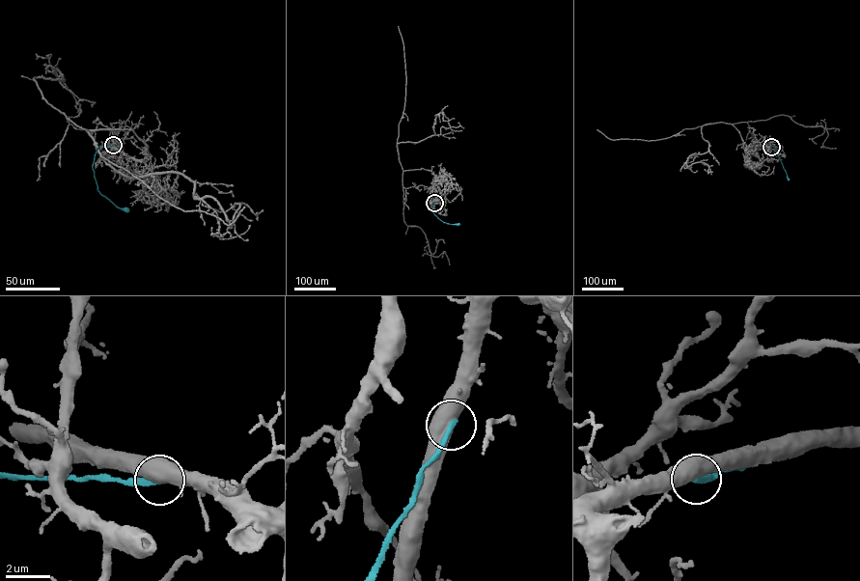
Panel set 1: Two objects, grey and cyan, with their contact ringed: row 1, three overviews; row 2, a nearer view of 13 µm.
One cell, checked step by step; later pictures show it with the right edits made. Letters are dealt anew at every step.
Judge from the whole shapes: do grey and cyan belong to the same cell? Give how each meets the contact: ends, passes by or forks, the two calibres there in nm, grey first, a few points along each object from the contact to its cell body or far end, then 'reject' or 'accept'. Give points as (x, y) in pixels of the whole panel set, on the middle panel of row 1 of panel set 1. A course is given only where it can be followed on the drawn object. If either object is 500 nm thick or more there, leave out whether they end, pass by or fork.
750/260 nm | grey via (434, 203), (431, 172), (422, 168), (404, 171), (399, 160), (397, 139), (406, 78), (398, 26) | cyan via (434, 203), (432, 209), (437, 218), (443, 222), (458, 224) | reject

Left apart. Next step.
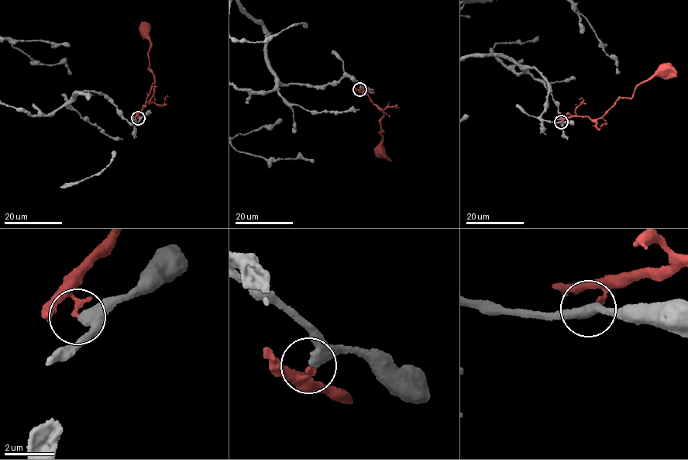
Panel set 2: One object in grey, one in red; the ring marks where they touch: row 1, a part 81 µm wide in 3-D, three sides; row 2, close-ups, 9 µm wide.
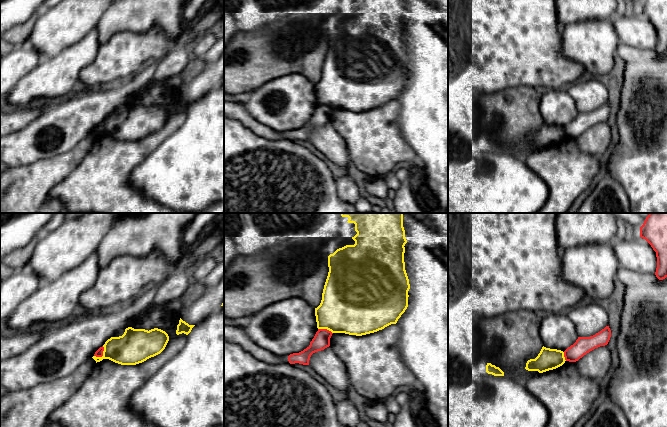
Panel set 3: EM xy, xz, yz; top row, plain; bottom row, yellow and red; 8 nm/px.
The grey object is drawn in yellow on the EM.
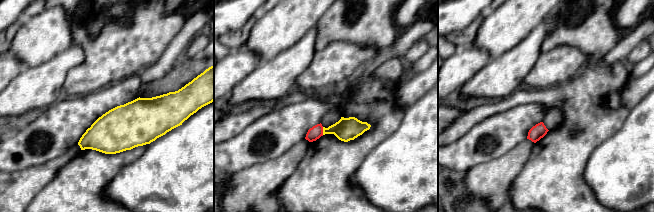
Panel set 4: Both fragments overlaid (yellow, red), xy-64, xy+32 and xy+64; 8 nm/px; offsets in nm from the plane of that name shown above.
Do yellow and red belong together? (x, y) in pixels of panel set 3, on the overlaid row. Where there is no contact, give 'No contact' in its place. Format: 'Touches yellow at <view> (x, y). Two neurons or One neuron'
Touches yellow at xy (103, 355). Two neurons

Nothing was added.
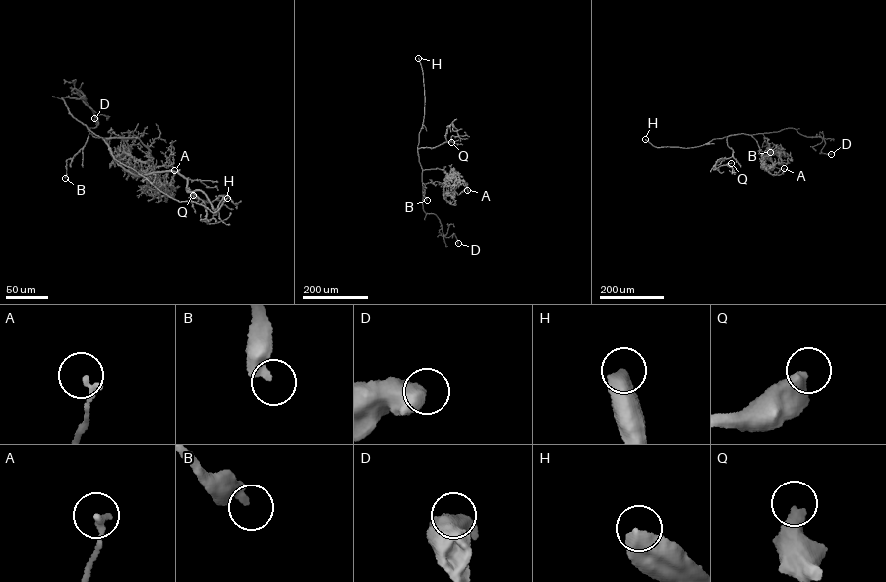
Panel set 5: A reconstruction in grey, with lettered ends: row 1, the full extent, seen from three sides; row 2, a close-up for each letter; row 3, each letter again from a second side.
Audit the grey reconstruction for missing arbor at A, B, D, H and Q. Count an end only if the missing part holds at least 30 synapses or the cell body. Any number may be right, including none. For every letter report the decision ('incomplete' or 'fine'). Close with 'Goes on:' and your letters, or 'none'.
A: fine
B: fine
D: fine
H: incomplete
Q: fine
Goes on: H

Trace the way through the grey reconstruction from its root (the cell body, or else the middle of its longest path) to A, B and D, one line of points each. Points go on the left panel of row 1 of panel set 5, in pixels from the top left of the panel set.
A: (104, 139), (137, 137), (150, 150), (148, 165), (165, 187), (164, 196), (172, 198), (174, 170)
B: (104, 139), (88, 129), (89, 134), (85, 146), (67, 160), (65, 178)
D: (104, 139), (71, 115), (62, 97), (85, 99), (80, 91), (78, 95), (97, 117), (97, 123), (94, 118)

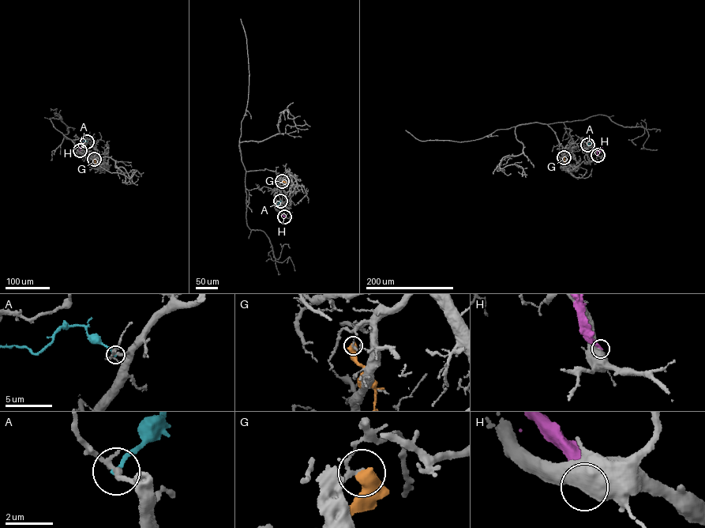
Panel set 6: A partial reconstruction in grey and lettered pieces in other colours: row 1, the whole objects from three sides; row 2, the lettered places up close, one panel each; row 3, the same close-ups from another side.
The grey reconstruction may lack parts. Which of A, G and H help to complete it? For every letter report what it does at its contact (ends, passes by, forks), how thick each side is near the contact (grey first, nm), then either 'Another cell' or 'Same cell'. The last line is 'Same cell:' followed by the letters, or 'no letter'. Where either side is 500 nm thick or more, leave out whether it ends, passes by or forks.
A: It ends there. Thickness 220 nm (grey) against 170 nm. Another cell
G: Thickness 200 nm (grey) against 600 nm. Another cell
H: Thickness 650 nm (grey) against 320 nm. Another cell
Same cell: no letter

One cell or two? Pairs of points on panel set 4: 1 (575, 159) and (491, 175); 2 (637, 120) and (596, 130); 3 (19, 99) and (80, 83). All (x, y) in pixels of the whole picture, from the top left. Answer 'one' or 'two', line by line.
1: two
2: two
3: two

